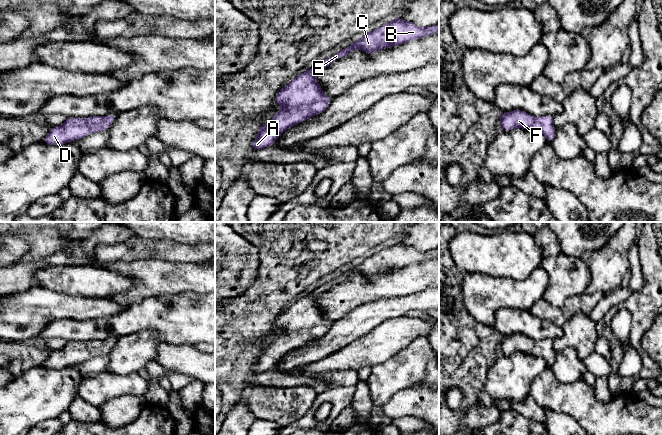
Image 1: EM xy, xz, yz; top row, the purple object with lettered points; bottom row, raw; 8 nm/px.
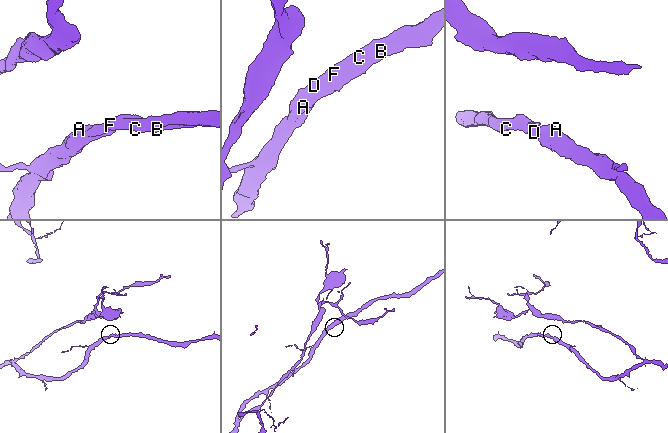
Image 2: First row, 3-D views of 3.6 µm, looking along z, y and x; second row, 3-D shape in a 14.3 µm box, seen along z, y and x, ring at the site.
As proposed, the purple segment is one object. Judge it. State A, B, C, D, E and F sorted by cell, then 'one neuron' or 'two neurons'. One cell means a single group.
groups A B C D E F; one neuron

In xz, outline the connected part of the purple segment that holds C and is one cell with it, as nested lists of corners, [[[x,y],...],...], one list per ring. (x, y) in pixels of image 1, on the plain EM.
[[[396,241],[376,254],[366,256],[361,263],[298,299],[277,317],[274,326],[283,330],[268,347],[259,351],[251,374],[273,369],[285,354],[321,338],[329,331],[332,323],[323,317],[316,298],[335,284],[348,280],[351,274],[360,273],[373,278],[436,256],[439,256],[439,248],[421,252],[413,246]]]

